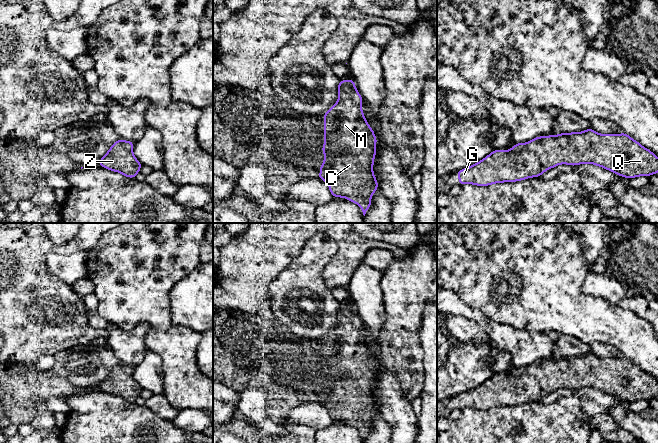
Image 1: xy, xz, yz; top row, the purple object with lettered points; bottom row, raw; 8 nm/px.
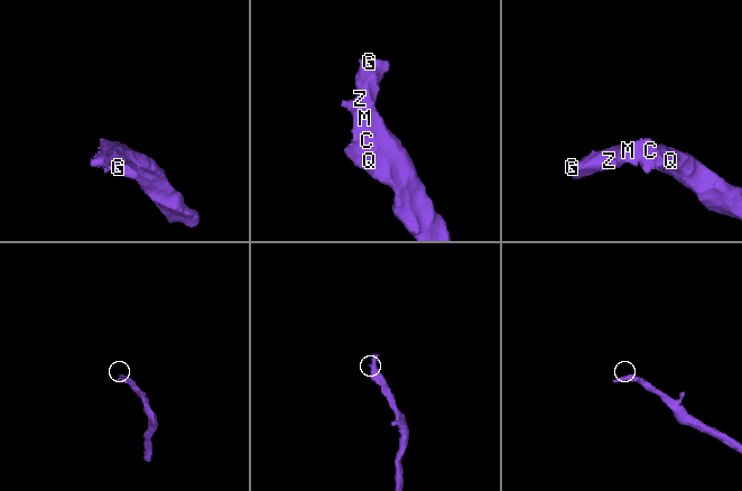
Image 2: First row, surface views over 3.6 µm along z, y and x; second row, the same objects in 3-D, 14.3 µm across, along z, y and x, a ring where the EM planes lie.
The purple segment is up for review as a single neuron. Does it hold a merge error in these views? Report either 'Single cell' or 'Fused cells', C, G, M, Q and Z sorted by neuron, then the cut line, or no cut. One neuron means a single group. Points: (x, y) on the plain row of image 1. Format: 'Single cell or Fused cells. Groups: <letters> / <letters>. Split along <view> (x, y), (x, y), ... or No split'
Single cell. Groups: C G M Q Z. No split

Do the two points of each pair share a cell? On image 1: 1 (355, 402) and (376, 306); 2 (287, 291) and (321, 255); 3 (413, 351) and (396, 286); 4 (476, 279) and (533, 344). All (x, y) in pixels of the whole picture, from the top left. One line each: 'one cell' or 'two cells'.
1: two cells
2: one cell
3: one cell
4: two cells

